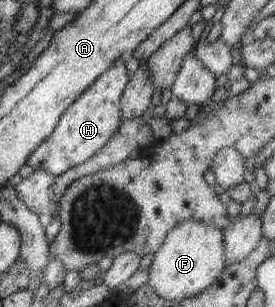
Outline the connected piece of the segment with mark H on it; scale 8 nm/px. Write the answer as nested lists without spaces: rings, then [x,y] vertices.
[[[125,57],[119,58],[105,73],[90,85],[71,106],[60,116],[55,130],[37,146],[29,159],[27,166],[33,169],[41,168],[50,175],[63,174],[69,168],[89,161],[99,153],[109,140],[113,138],[121,121],[121,96],[129,84]]]

